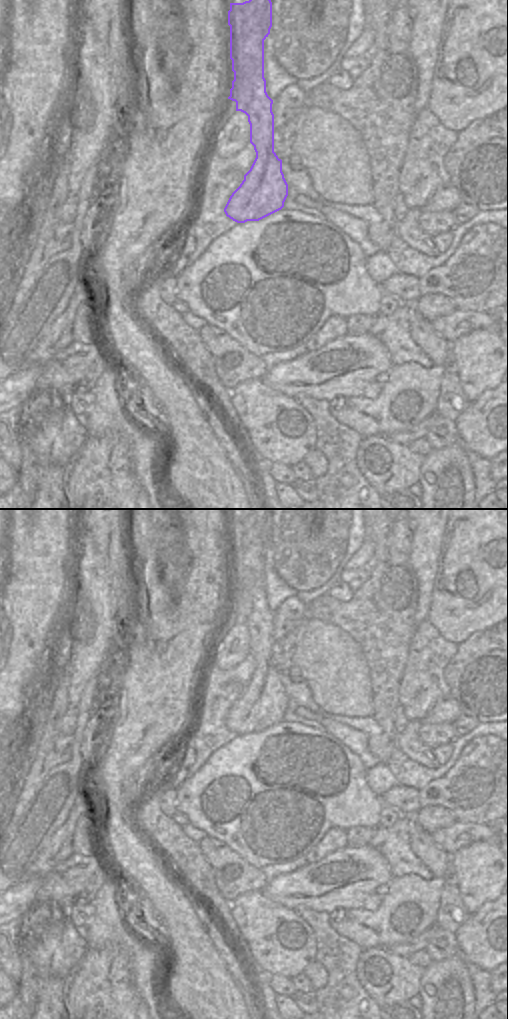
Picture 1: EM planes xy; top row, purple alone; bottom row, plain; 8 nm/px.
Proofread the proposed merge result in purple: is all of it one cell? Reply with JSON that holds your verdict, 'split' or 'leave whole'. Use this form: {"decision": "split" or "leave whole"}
{"decision": "split"}

